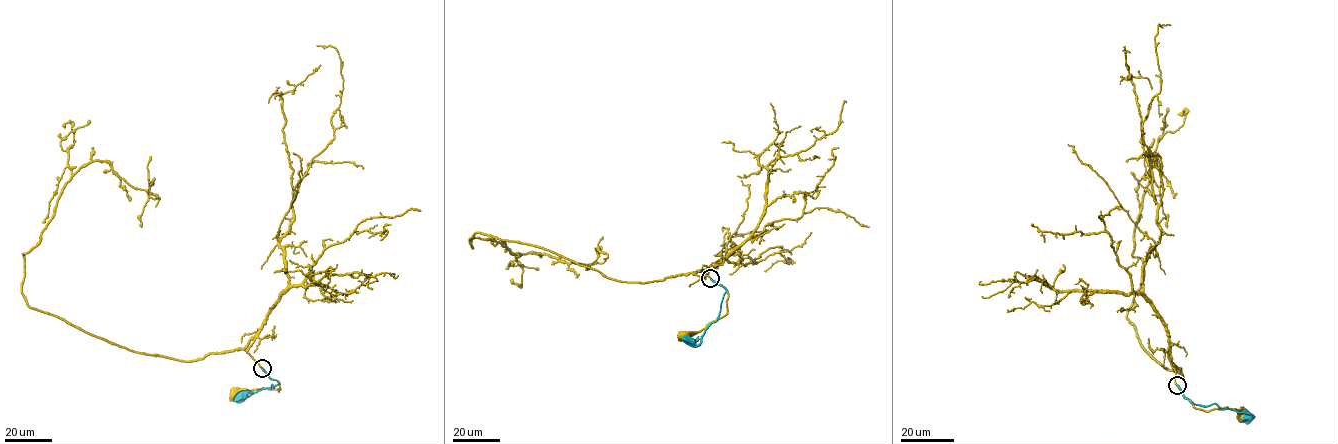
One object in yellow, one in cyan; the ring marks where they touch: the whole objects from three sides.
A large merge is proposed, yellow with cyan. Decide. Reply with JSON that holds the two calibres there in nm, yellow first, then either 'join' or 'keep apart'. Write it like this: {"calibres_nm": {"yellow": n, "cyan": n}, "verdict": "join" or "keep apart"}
{"calibres_nm": {"yellow": 260, "cyan": 160}, "verdict": "keep apart"}

